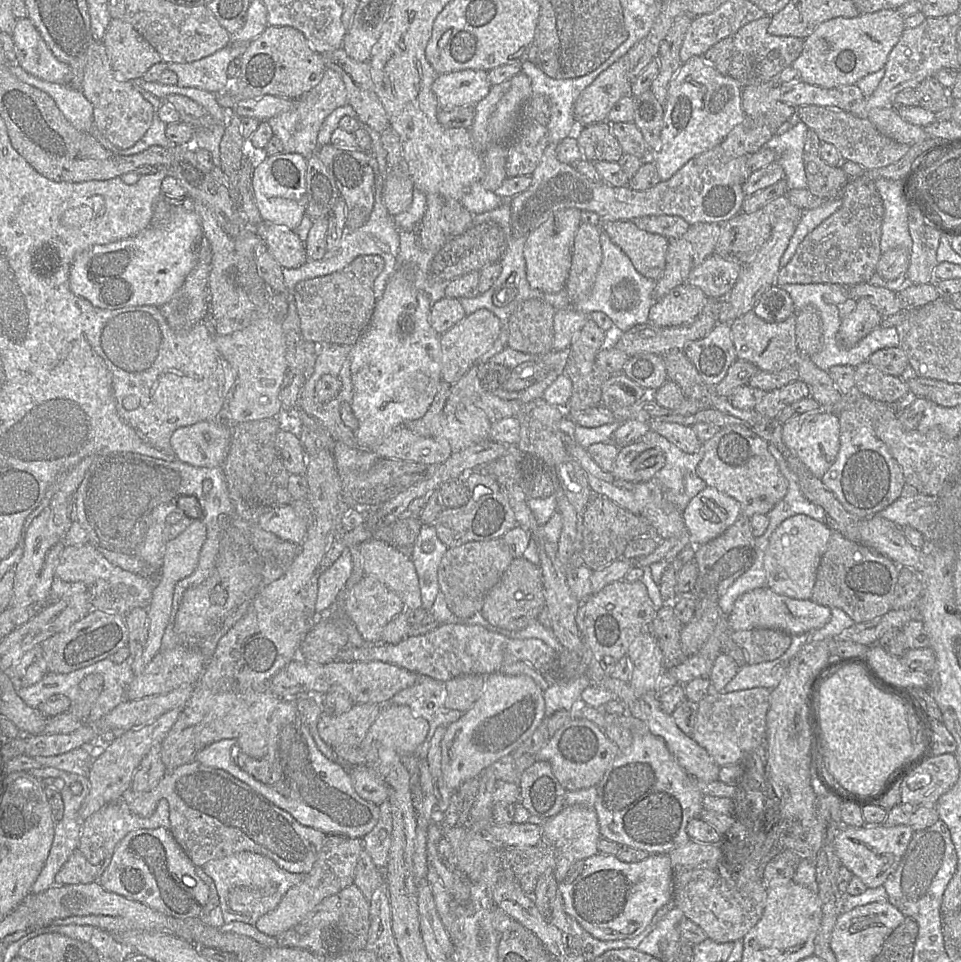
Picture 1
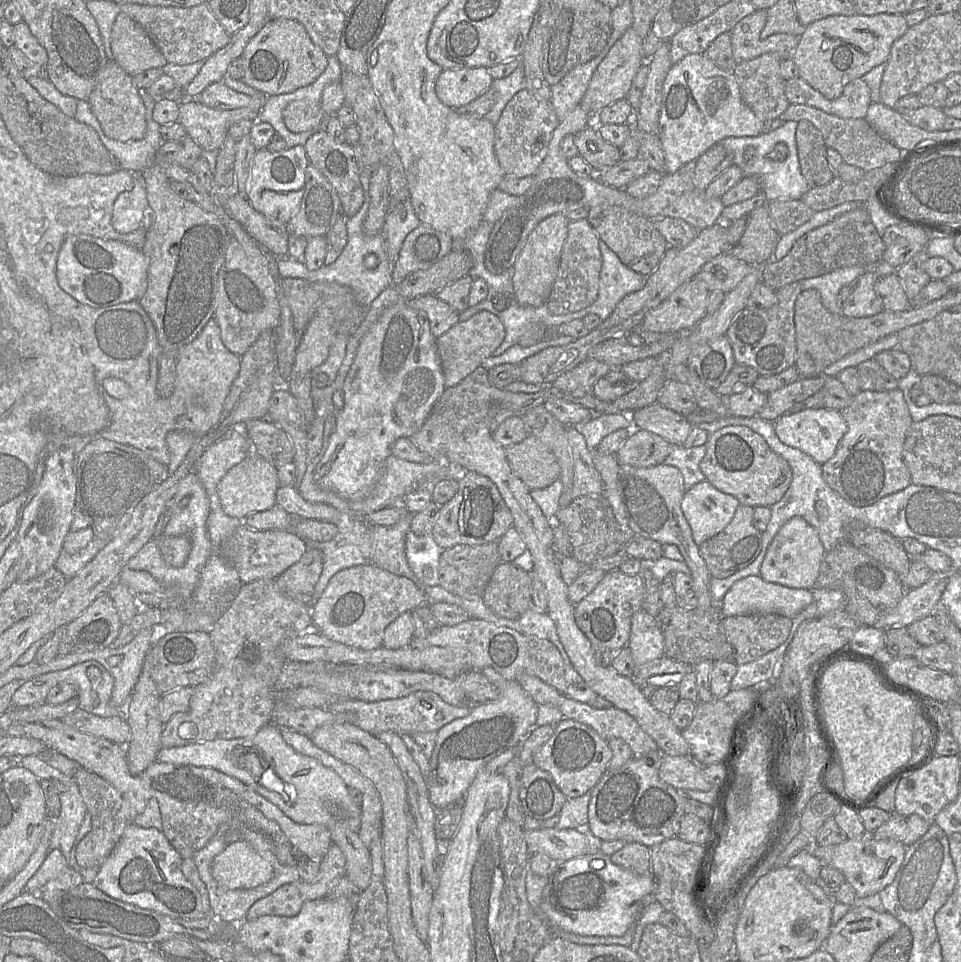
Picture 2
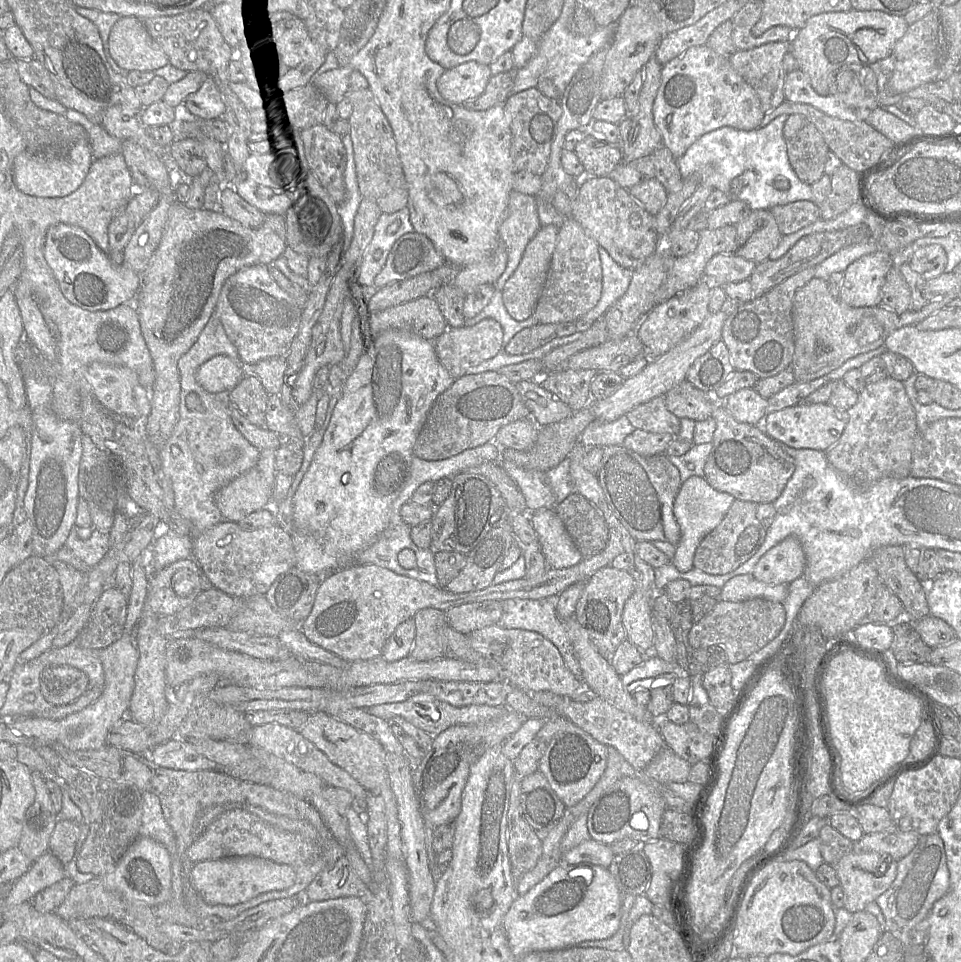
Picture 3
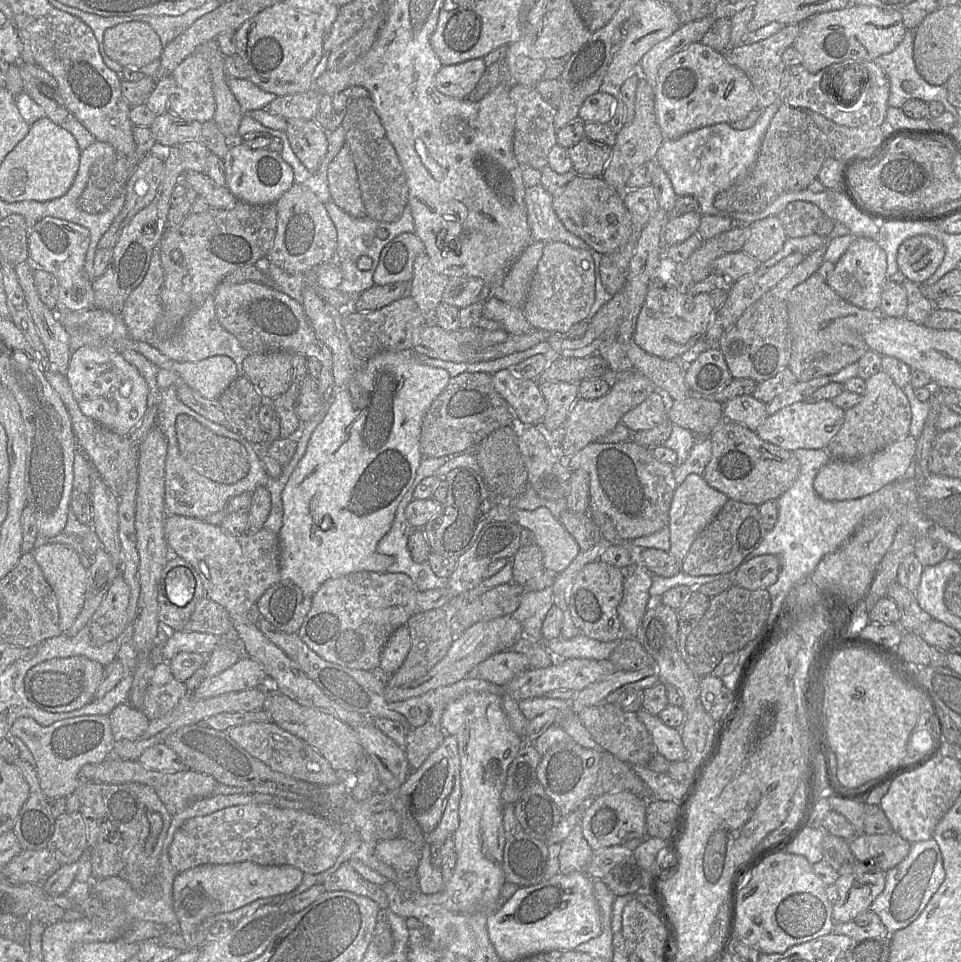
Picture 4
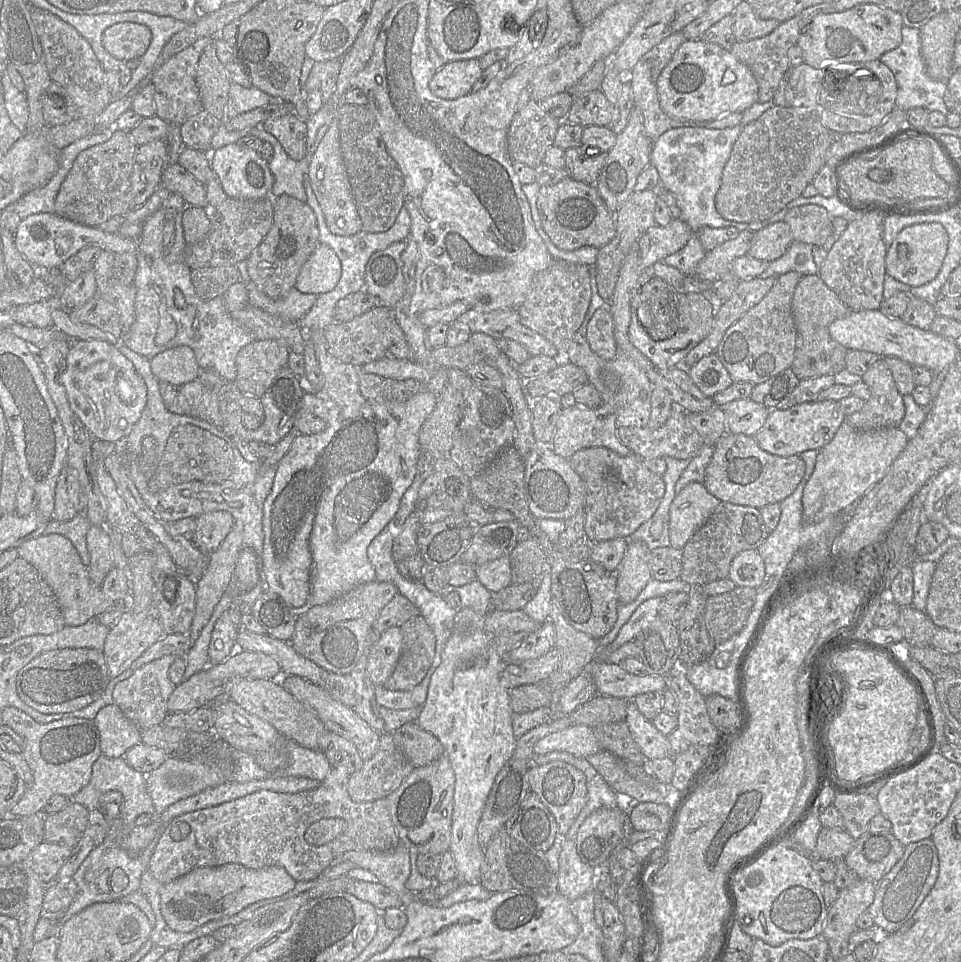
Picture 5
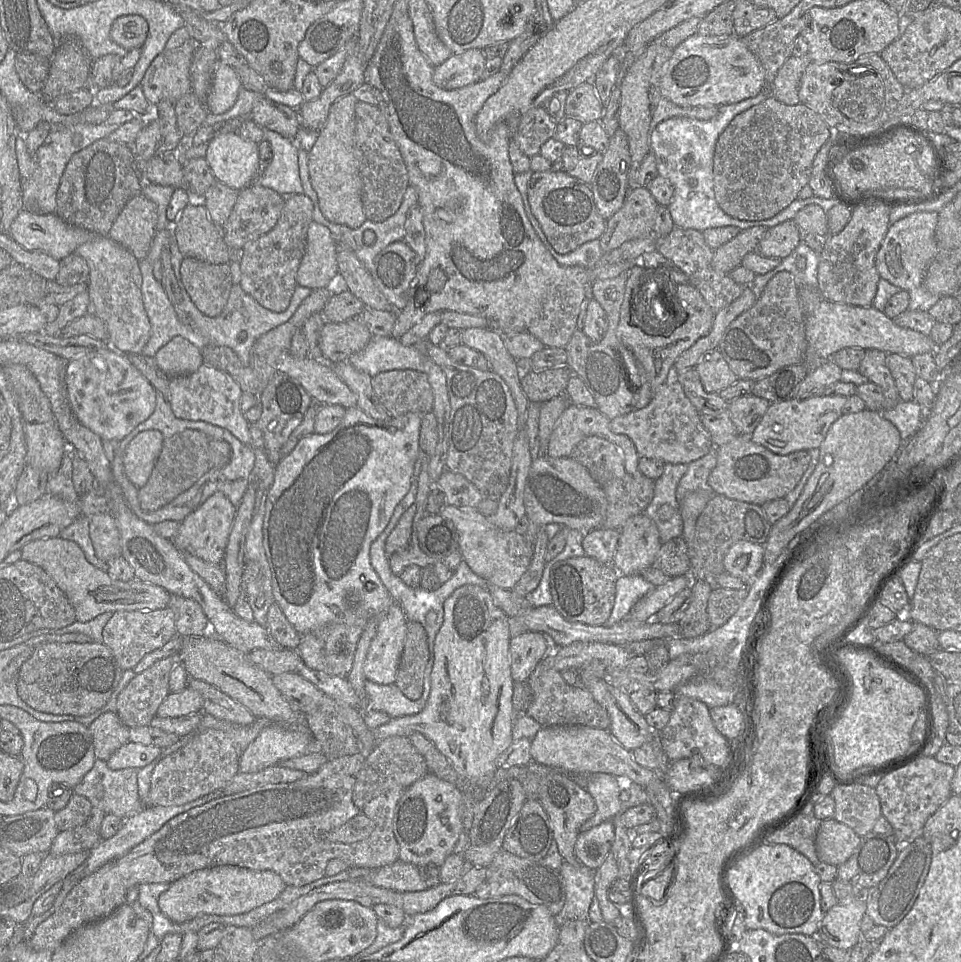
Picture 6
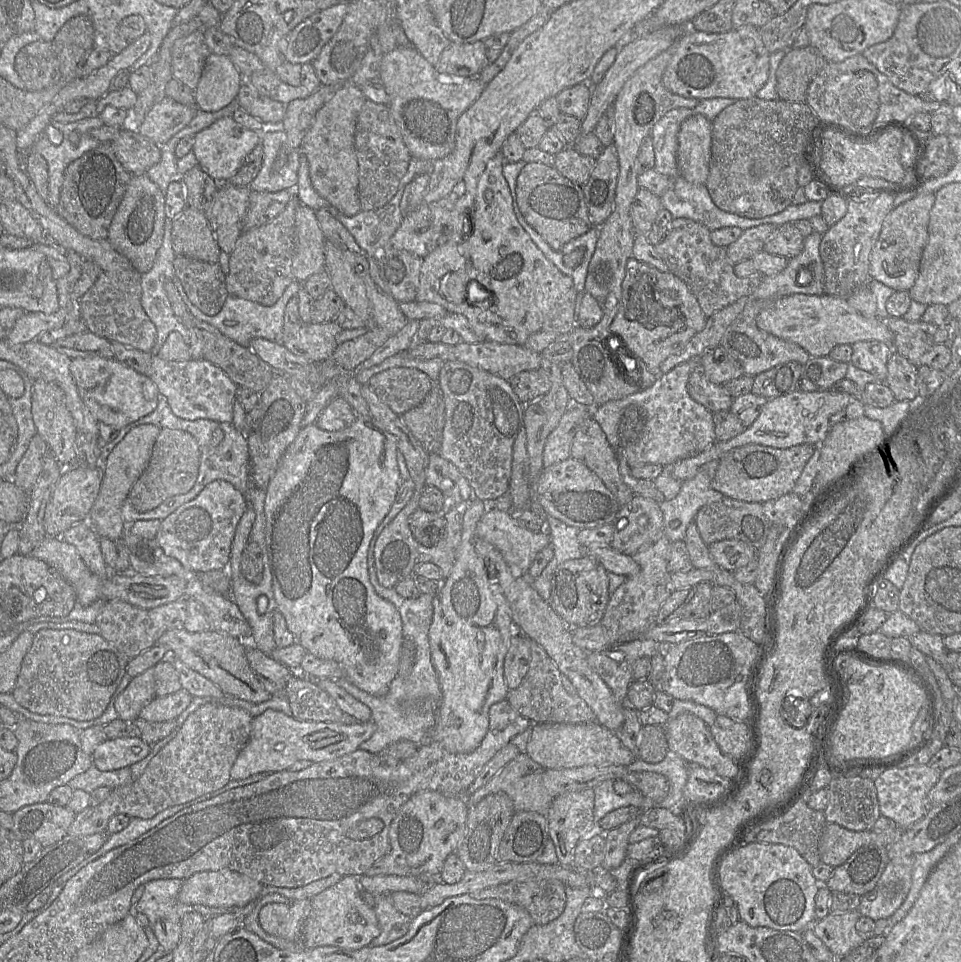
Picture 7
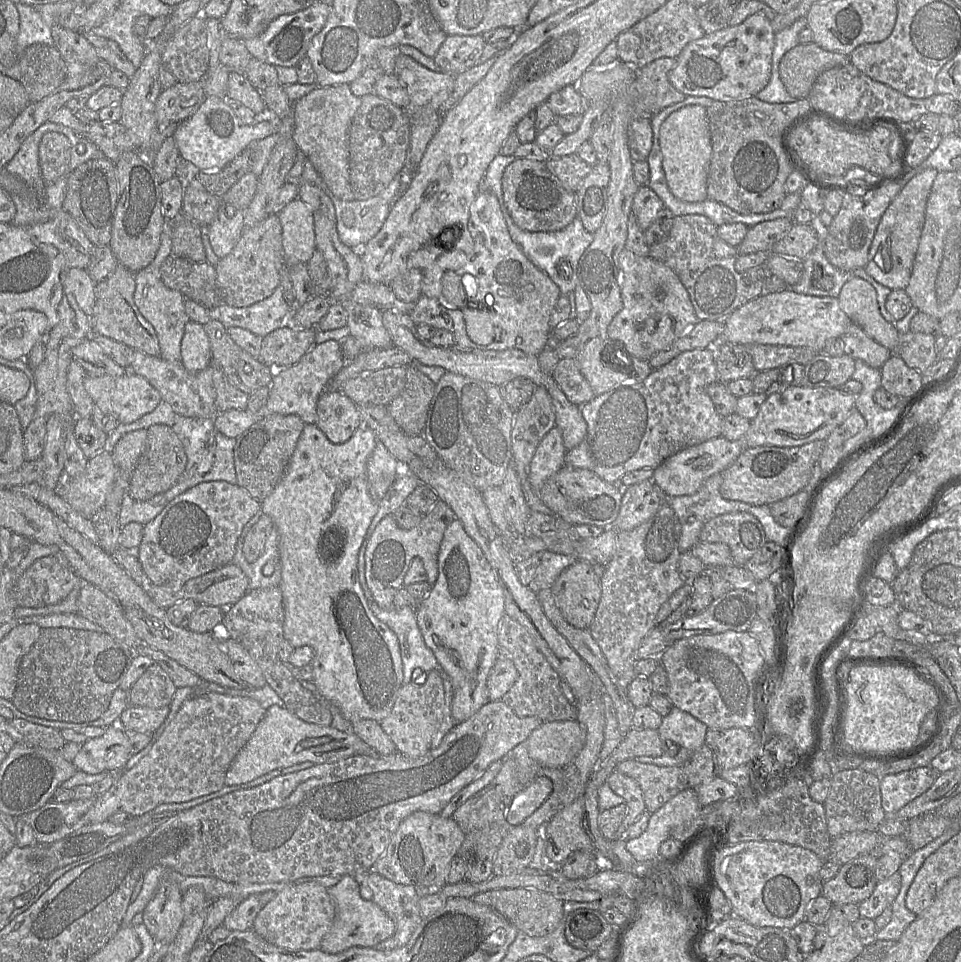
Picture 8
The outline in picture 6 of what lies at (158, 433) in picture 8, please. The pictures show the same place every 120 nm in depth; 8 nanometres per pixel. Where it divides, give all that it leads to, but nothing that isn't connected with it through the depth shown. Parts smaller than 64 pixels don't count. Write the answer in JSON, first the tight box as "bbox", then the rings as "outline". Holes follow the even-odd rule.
{"bbox":[138,429,232,512],"outline":[[[186,429],[164,439],[147,483],[138,489],[140,507],[147,512],[160,509],[192,487],[210,470],[226,466],[231,456],[232,448],[228,442],[214,439],[199,430]]]}

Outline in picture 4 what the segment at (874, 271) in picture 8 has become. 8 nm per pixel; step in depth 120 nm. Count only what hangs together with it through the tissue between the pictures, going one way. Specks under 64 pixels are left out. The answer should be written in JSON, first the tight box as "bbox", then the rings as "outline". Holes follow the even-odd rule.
{"bbox":[898,235,945,284],"outline":[[[917,235],[905,240],[898,248],[898,269],[905,277],[924,284],[943,262],[945,248],[941,242],[927,235]]]}

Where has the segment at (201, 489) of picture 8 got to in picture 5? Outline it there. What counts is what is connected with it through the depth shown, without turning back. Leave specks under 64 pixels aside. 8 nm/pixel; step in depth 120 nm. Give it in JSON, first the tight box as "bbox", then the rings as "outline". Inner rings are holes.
{"bbox":[191,512,235,557],"outline":[[[208,512],[196,518],[196,528],[191,539],[194,545],[210,557],[234,527],[235,519],[230,512]]]}

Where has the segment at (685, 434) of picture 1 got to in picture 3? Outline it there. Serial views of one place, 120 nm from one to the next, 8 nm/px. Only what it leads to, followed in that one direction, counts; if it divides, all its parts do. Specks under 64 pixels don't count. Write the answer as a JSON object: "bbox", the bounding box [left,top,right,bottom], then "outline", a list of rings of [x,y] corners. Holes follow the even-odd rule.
{"bbox":[626,396,680,436],"outline":[[[658,396],[641,404],[626,414],[635,429],[651,433],[676,436],[680,430],[680,419],[666,407],[664,396]]]}

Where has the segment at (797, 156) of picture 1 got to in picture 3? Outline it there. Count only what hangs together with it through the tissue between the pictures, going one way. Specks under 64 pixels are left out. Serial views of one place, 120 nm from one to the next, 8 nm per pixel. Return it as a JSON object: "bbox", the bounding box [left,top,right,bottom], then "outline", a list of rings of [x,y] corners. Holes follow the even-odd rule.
{"bbox":[677,115,813,210],"outline":[[[780,115],[764,127],[750,131],[724,126],[708,132],[697,139],[677,159],[681,177],[694,177],[699,186],[708,186],[725,193],[730,200],[740,200],[754,210],[770,210],[775,206],[791,202],[808,200],[813,202],[811,186],[802,182],[791,167],[783,137],[783,127],[789,115]],[[746,171],[754,171],[757,180],[753,185],[744,185],[740,190],[733,190],[731,183]],[[787,179],[789,189],[775,187],[777,180]]]}

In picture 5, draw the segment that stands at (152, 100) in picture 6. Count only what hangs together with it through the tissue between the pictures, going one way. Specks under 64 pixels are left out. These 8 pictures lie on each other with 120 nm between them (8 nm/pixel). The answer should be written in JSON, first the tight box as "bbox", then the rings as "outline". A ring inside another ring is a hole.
{"bbox":[150,37,217,125],"outline":[[[217,37],[199,38],[193,44],[158,65],[150,77],[154,87],[156,115],[170,124],[181,125],[190,117],[204,110],[196,83],[197,65],[204,49]]]}

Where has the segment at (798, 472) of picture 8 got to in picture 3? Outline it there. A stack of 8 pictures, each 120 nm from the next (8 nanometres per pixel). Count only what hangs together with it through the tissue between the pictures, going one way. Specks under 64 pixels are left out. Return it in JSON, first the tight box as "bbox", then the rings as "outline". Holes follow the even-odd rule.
{"bbox":[704,401,795,503],"outline":[[[715,401],[711,417],[716,422],[713,435],[713,447],[704,466],[705,479],[717,491],[729,493],[738,500],[761,503],[774,503],[783,492],[792,477],[795,460],[787,454],[781,445],[772,439],[760,426],[736,421],[721,402]]]}

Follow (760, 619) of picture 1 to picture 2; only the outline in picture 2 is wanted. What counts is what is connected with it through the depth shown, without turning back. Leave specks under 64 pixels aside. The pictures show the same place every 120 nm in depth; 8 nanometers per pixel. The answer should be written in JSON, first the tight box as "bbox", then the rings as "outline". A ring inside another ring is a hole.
{"bbox":[715,576,812,619],"outline":[[[748,576],[735,582],[725,594],[722,602],[715,604],[720,605],[724,617],[749,614],[778,614],[792,619],[812,602],[812,590],[788,588],[780,584],[767,582],[760,576]]]}

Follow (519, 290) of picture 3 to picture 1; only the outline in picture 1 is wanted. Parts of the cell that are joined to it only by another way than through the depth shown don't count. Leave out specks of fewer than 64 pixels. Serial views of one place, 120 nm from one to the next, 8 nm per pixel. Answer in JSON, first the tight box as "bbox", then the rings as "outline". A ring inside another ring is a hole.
{"bbox":[524,209,582,293],"outline":[[[561,209],[553,213],[528,237],[524,246],[526,277],[530,286],[544,293],[565,289],[572,260],[574,239],[582,223],[581,210]]]}

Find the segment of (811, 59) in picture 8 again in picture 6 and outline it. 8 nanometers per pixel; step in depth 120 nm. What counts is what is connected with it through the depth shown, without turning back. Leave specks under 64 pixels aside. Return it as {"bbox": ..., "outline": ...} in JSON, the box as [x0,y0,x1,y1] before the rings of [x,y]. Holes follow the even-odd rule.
{"bbox":[769,54,812,105],"outline":[[[808,54],[791,55],[778,70],[770,85],[769,94],[786,105],[799,104],[800,80],[810,62],[812,60]]]}

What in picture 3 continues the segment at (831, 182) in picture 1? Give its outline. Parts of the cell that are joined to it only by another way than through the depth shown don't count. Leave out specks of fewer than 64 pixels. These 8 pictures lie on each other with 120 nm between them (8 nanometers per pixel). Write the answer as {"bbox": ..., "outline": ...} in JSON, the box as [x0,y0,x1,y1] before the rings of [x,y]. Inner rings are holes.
{"bbox":[783,114,829,185],"outline":[[[801,114],[787,117],[783,127],[789,163],[798,178],[812,185],[824,175],[829,148],[816,126]]]}

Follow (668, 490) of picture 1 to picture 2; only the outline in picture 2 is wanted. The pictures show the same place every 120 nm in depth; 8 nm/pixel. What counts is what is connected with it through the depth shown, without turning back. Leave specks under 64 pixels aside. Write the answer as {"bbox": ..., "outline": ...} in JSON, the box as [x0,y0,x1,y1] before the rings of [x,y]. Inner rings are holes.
{"bbox":[664,445,706,490],"outline":[[[672,445],[664,464],[676,467],[683,476],[685,490],[693,485],[705,481],[699,464],[706,454],[706,446],[684,448],[680,445]]]}

